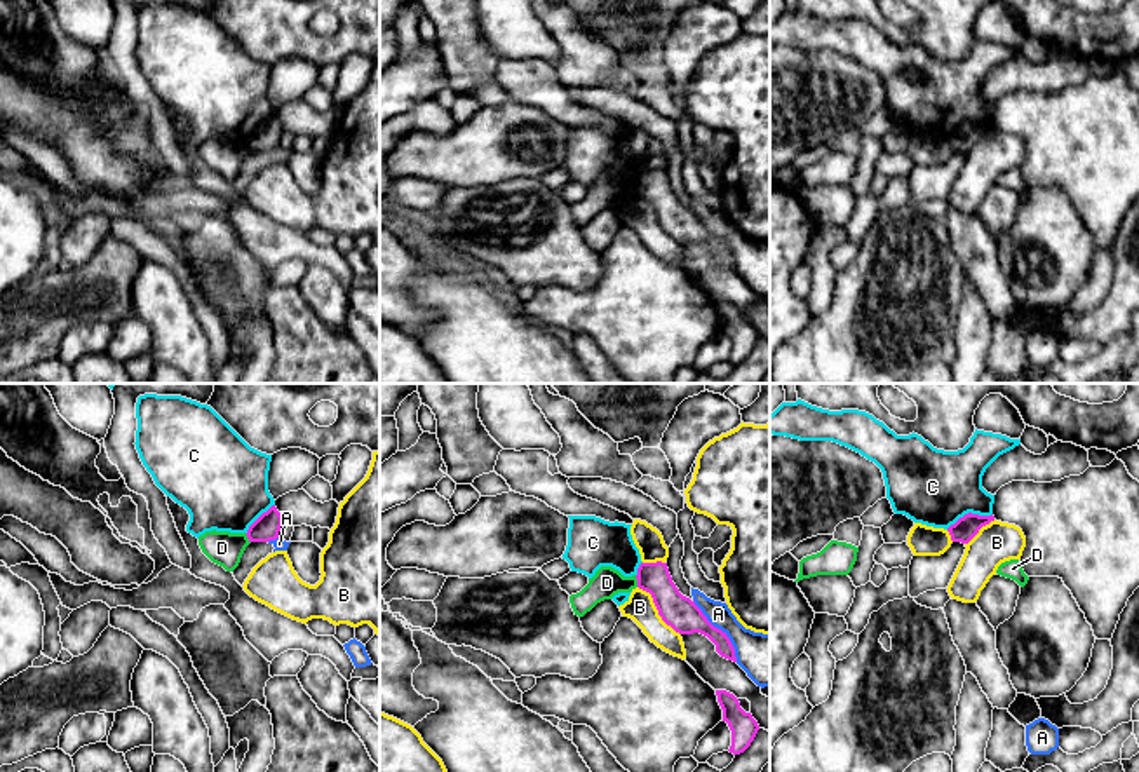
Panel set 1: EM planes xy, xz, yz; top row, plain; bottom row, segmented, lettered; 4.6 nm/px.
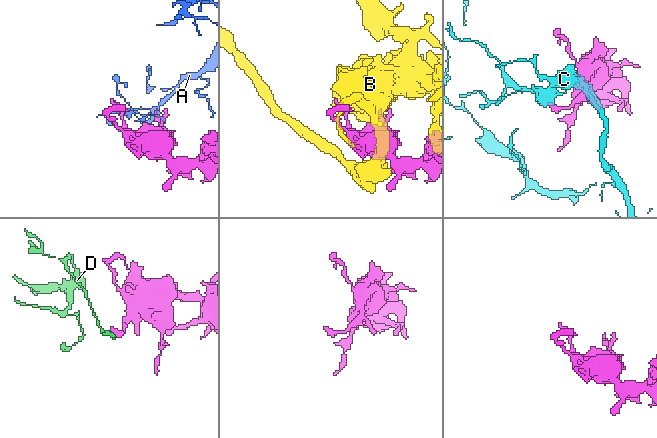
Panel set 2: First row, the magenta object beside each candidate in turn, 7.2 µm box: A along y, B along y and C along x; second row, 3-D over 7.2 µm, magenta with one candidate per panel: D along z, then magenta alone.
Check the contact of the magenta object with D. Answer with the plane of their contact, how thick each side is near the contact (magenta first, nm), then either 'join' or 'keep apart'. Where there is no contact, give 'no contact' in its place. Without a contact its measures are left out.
xz | 160/140 nm | keep apart

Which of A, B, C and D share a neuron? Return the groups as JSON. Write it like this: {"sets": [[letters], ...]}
{"sets": [["A"], ["B"], ["C"], ["D"]]}

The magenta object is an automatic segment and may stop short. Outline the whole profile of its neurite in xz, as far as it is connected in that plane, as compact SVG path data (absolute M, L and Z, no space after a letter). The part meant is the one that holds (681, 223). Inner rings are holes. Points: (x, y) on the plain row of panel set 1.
M641 173L637 197L650 202L662 230L679 244L700 242L707 246L716 261L737 272L735 258L721 239L714 237L690 207L683 206L669 183L667 173Z

